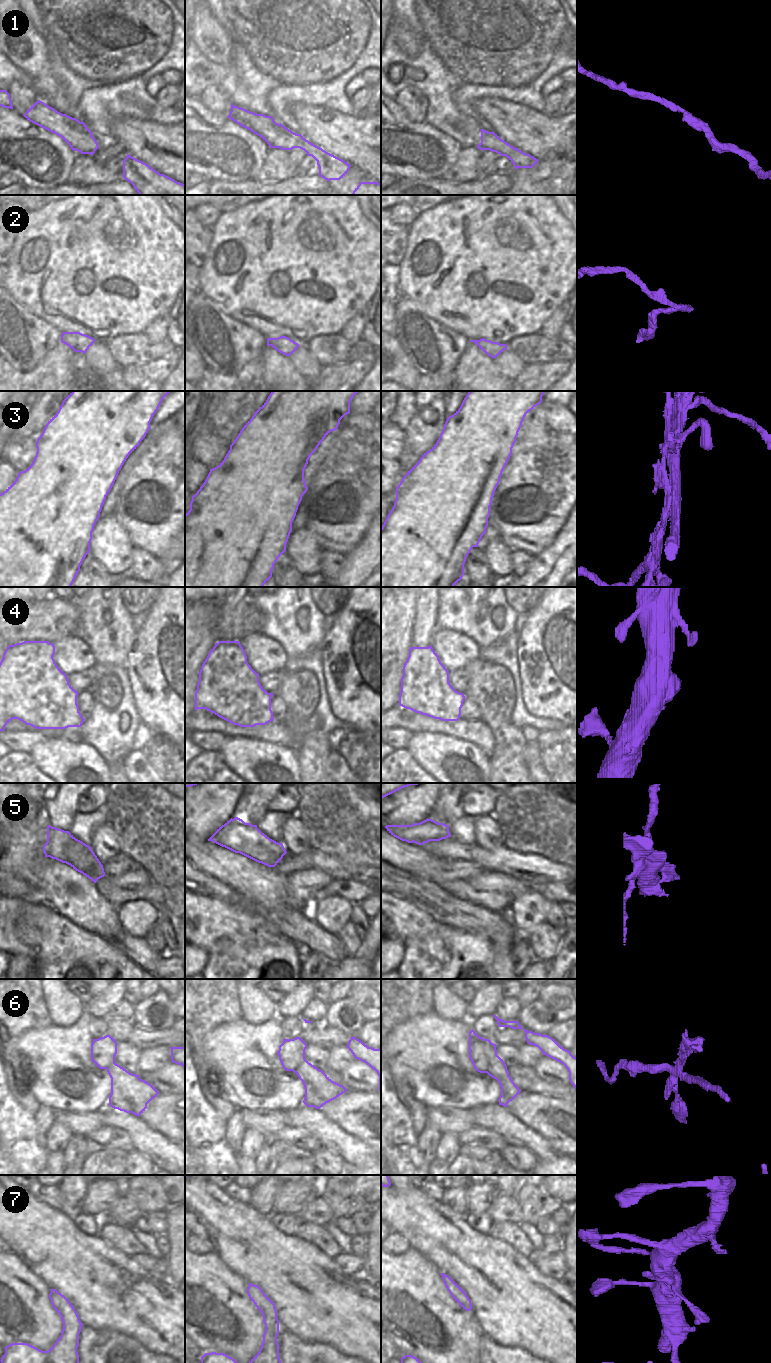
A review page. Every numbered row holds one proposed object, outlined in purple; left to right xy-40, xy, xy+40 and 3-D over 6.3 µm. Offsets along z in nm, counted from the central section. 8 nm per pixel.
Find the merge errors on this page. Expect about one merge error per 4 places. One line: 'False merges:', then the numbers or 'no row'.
False merges: 3, 4, 5, 6.

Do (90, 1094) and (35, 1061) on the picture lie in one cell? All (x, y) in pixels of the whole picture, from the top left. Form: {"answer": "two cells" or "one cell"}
{"answer": "one cell"}

